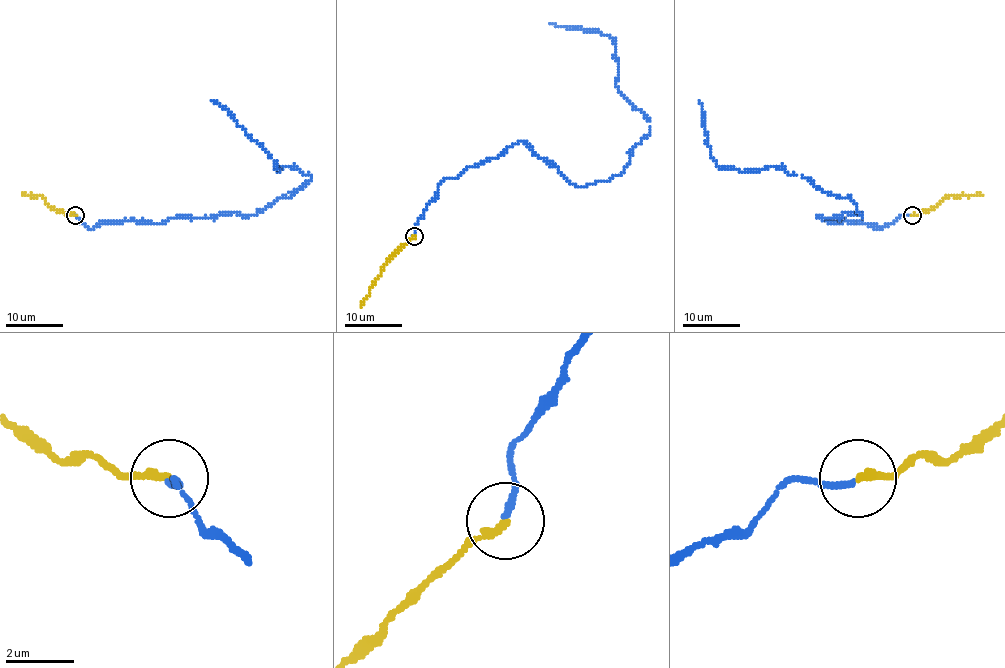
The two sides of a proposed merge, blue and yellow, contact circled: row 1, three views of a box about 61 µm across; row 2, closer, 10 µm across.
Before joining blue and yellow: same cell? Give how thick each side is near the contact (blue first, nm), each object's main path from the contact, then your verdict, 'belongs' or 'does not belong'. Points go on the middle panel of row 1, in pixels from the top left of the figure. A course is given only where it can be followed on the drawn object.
180 nm thick on the blue side, 260 nm on the other; blue runs (413, 236), (443, 180), (510, 146), (585, 187), (650, 133), (618, 89), (615, 41), (550, 23); yellow runs (414, 236), (394, 253), (360, 306); belongs

